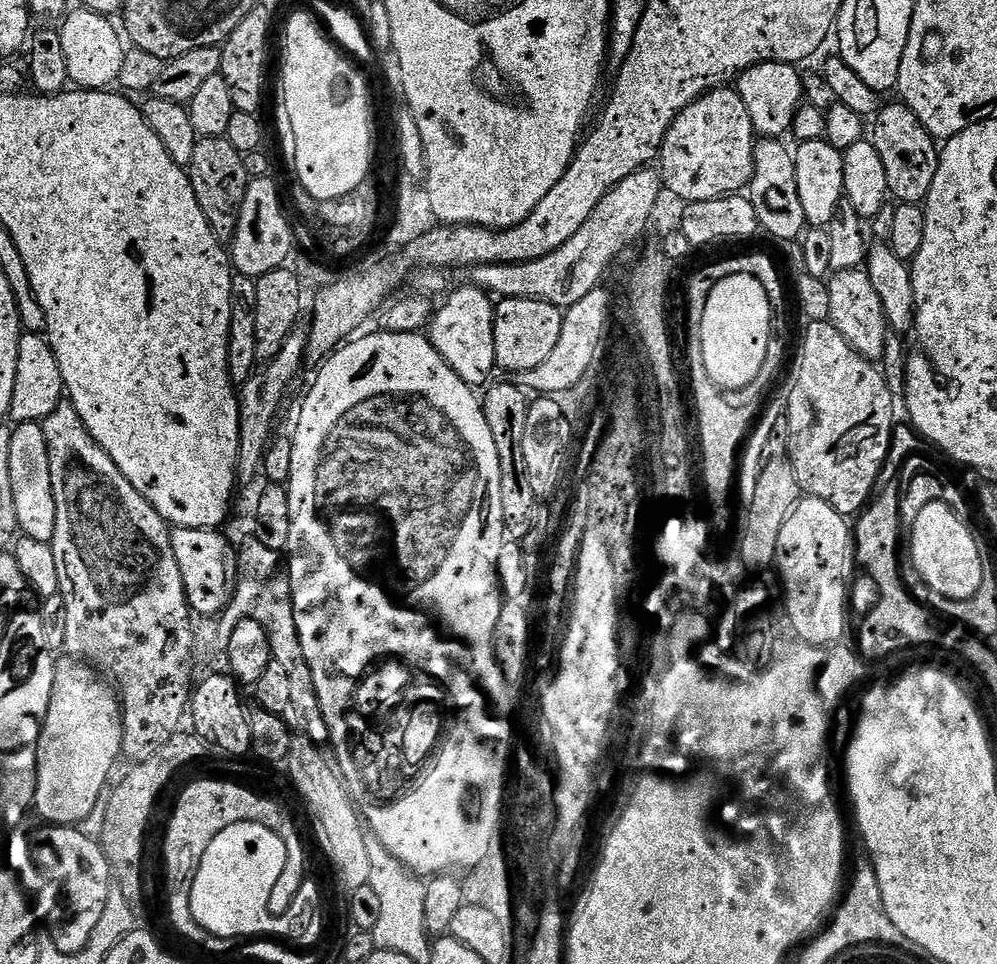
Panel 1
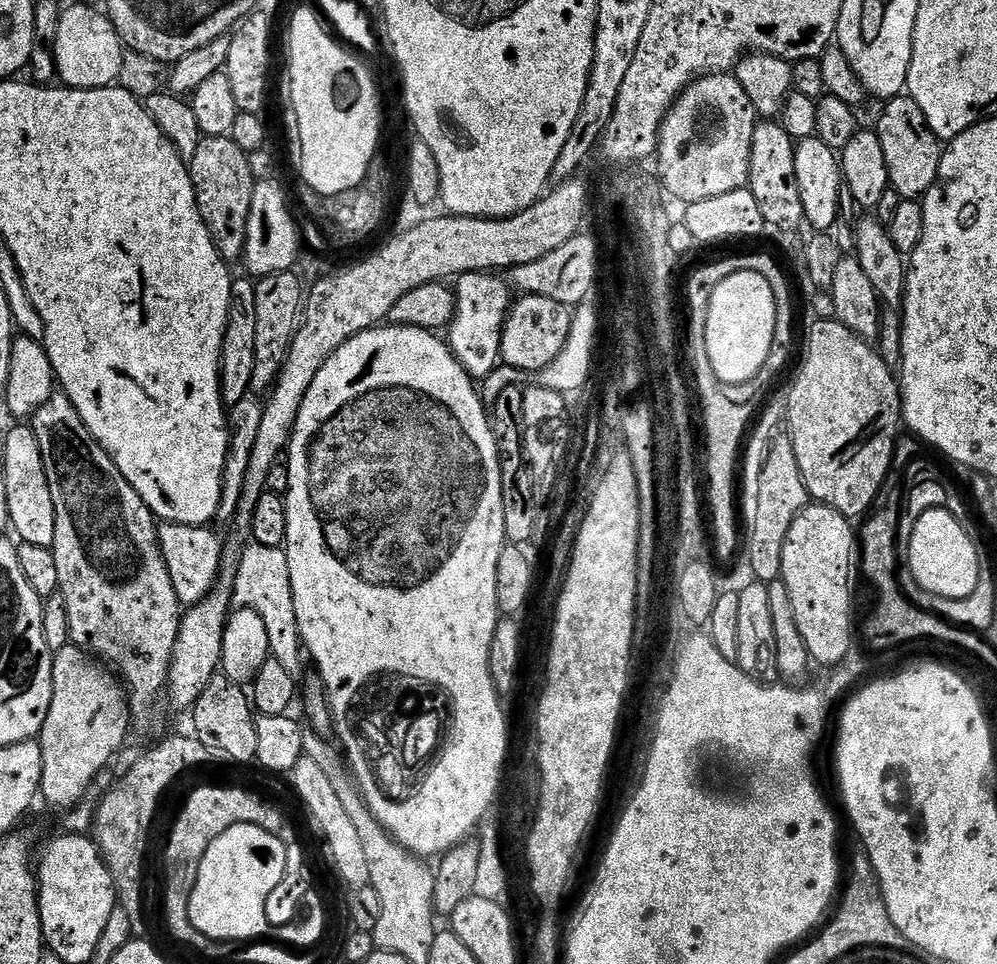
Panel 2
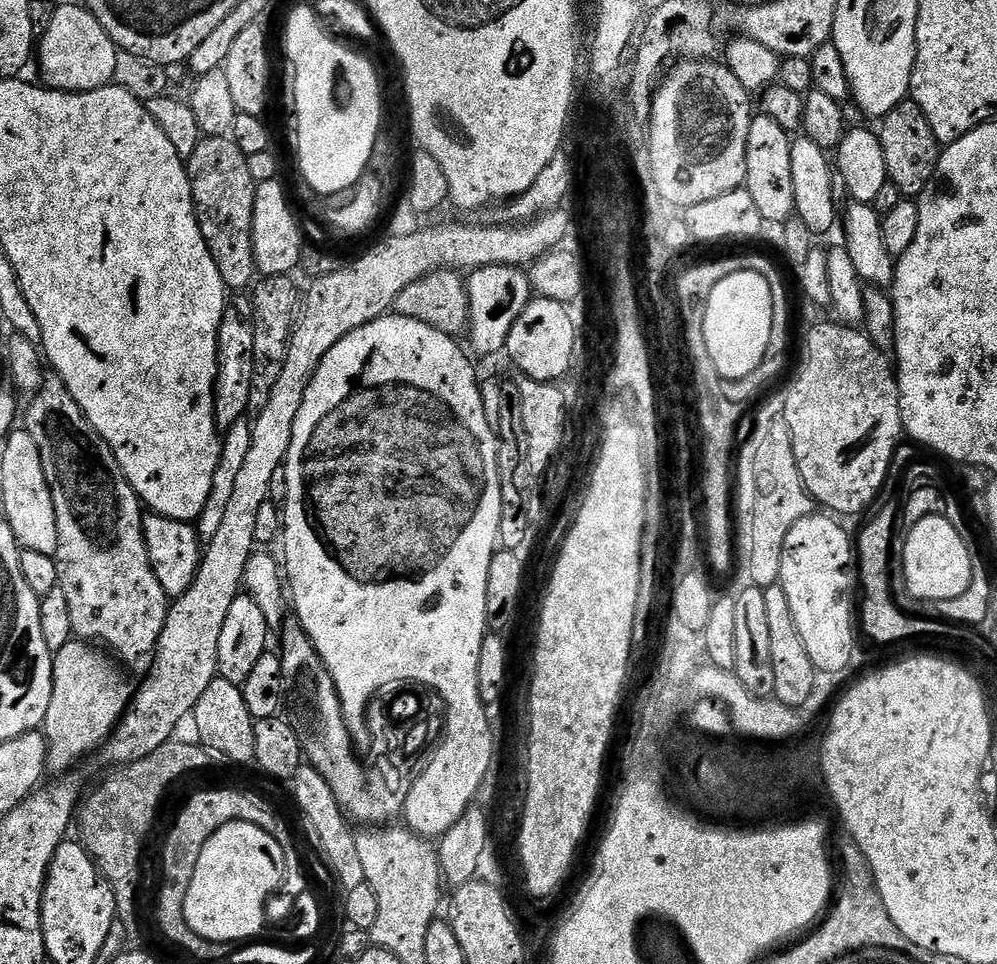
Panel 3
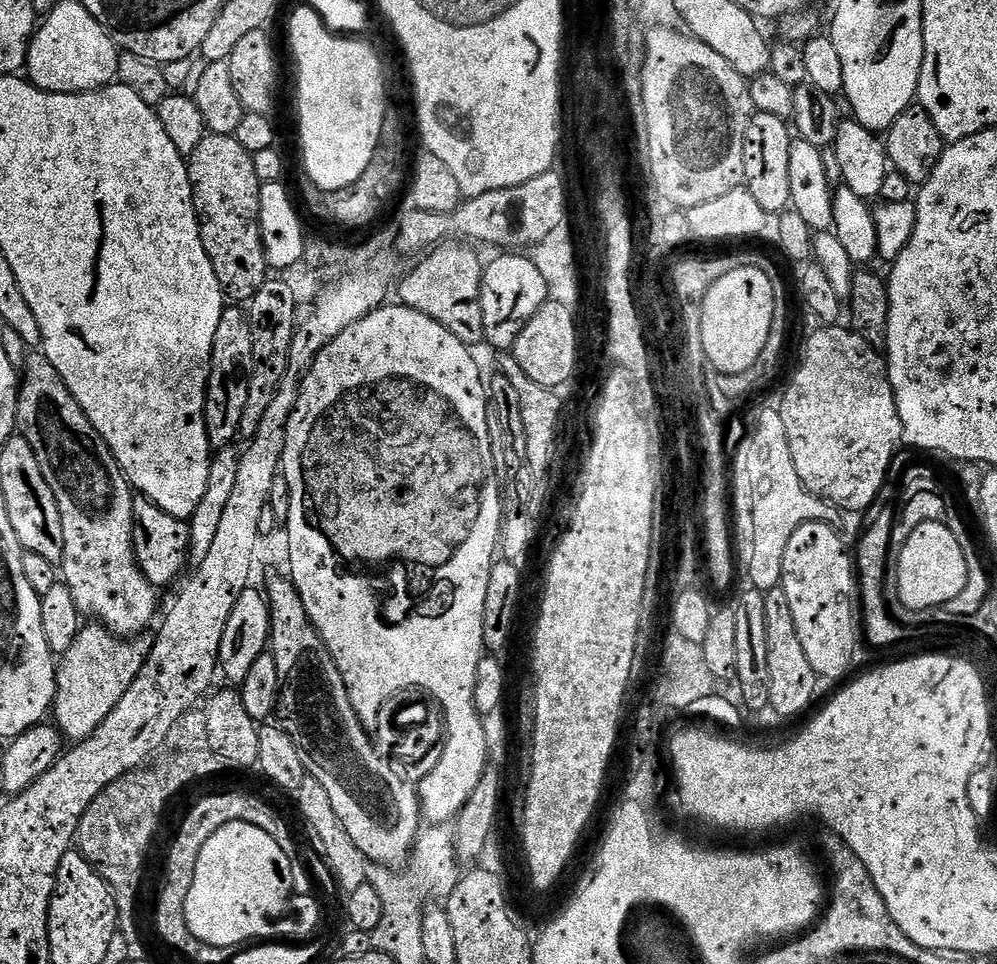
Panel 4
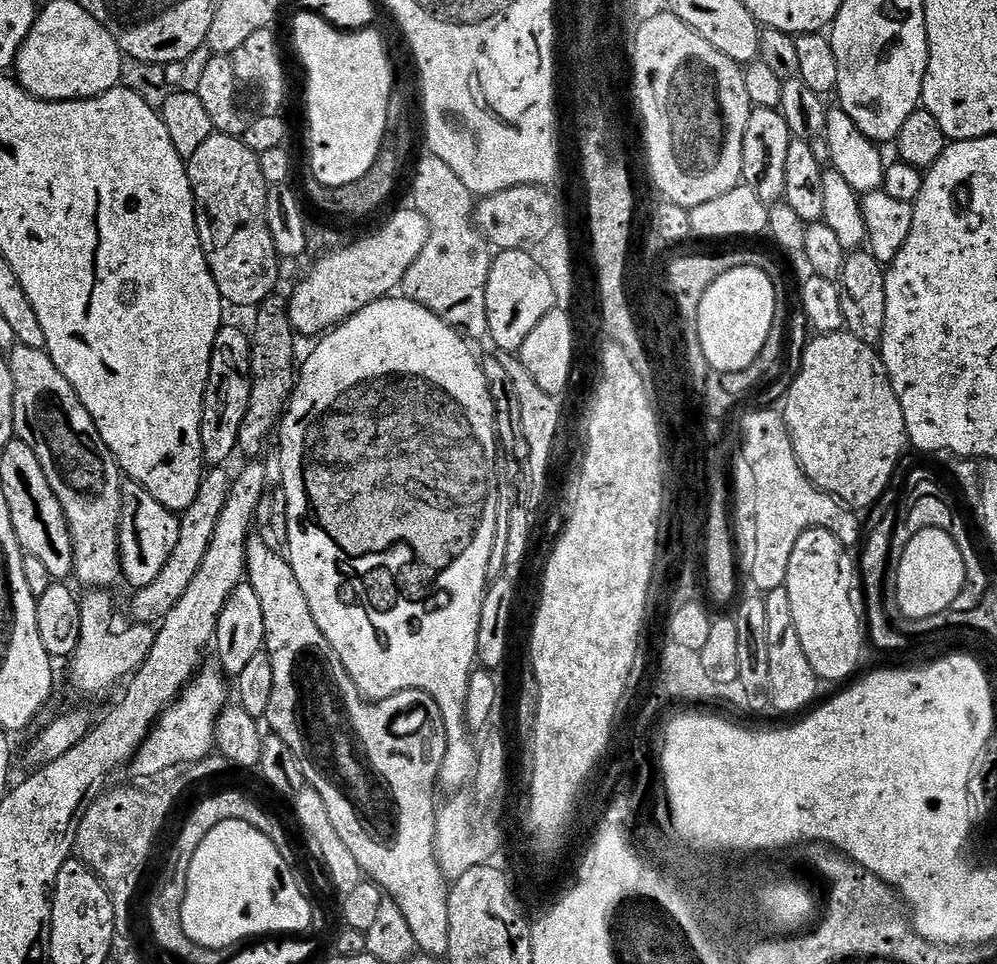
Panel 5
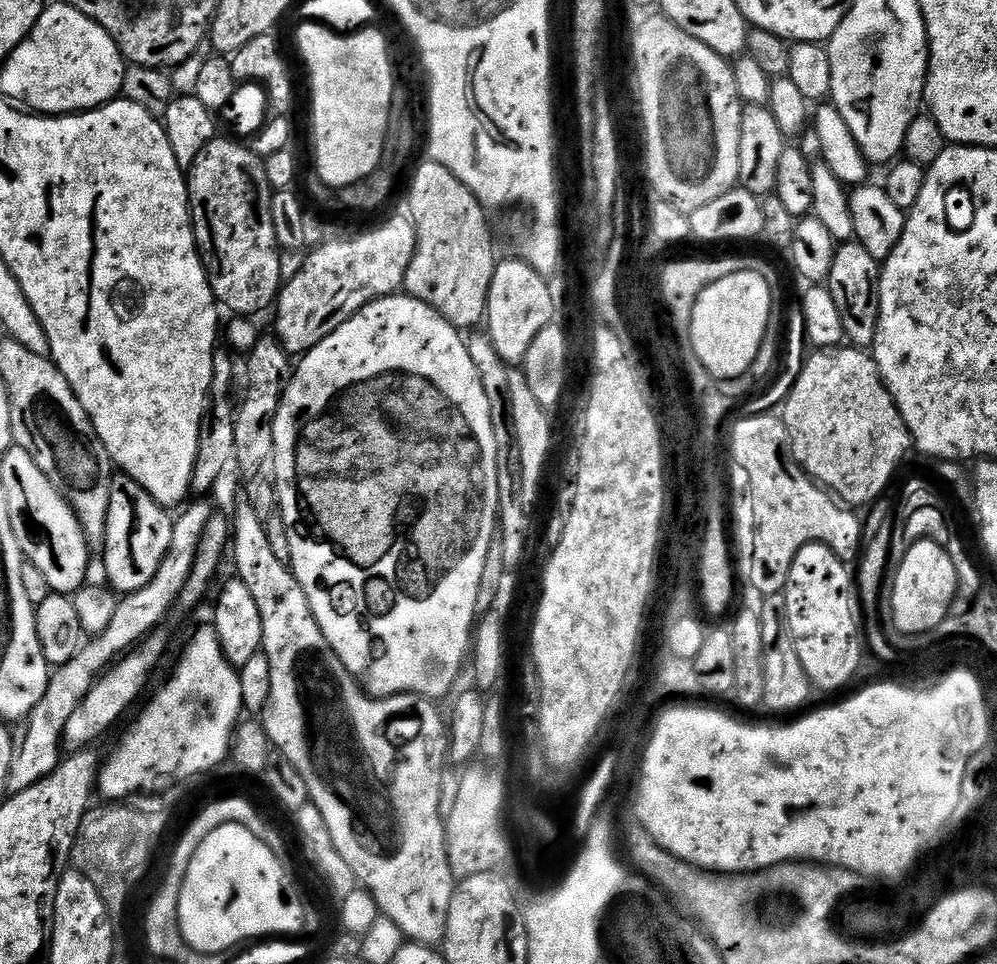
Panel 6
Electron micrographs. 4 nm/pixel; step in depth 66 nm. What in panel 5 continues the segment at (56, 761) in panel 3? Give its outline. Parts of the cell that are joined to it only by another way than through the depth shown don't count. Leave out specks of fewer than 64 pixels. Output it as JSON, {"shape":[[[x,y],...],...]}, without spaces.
{"shape":[[[88,590],[79,597],[82,634],[70,657],[68,680],[80,696],[104,696],[120,679],[131,677],[146,662],[150,646],[154,646],[156,628],[151,624],[129,623],[129,628],[112,632],[112,595],[108,590]]]}

